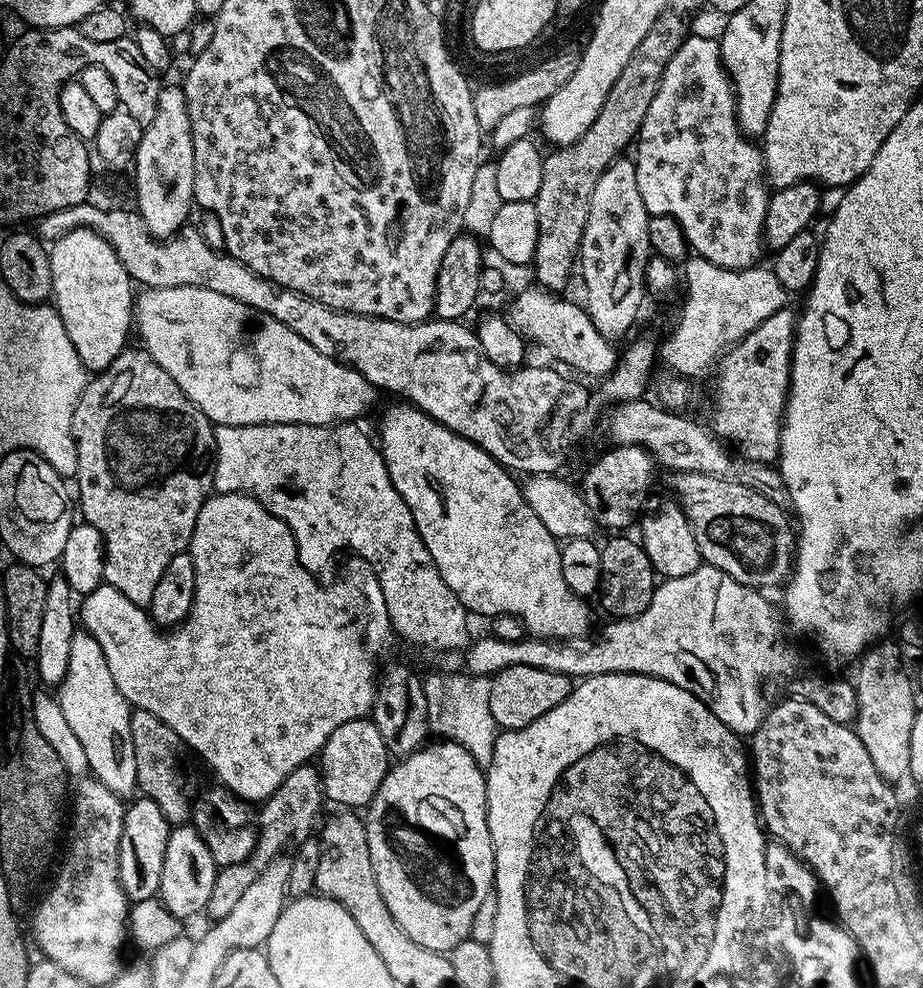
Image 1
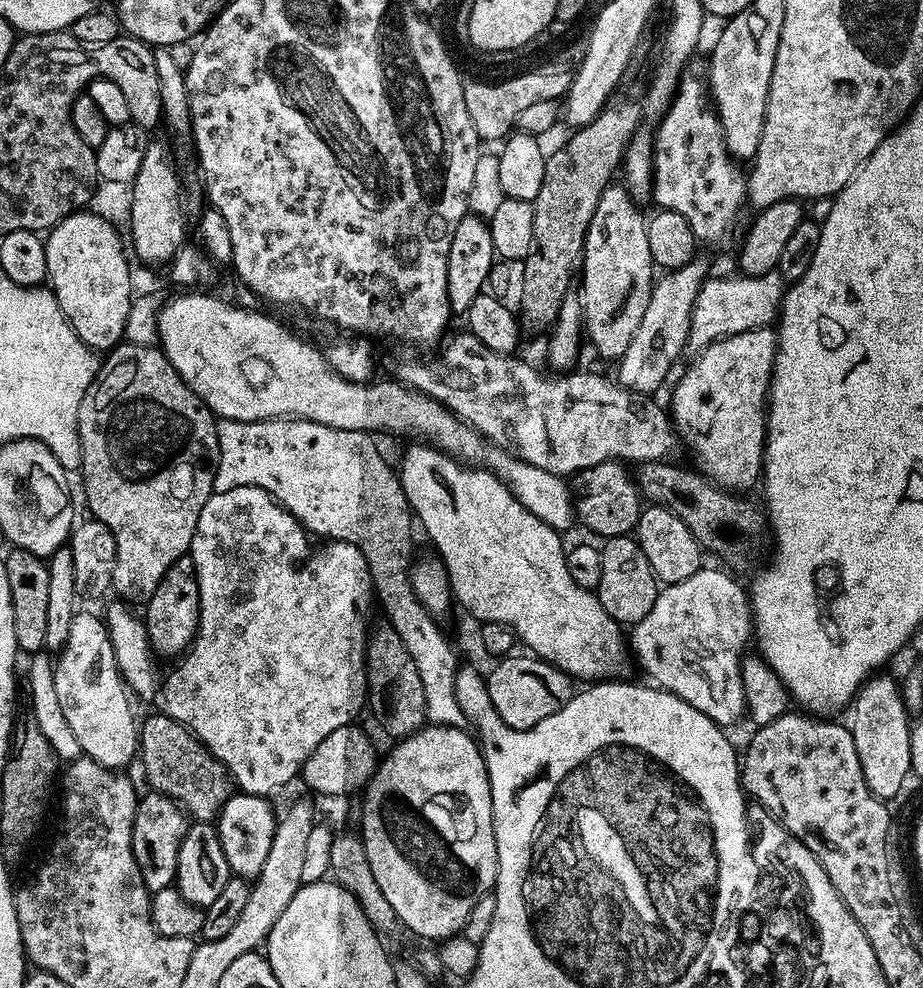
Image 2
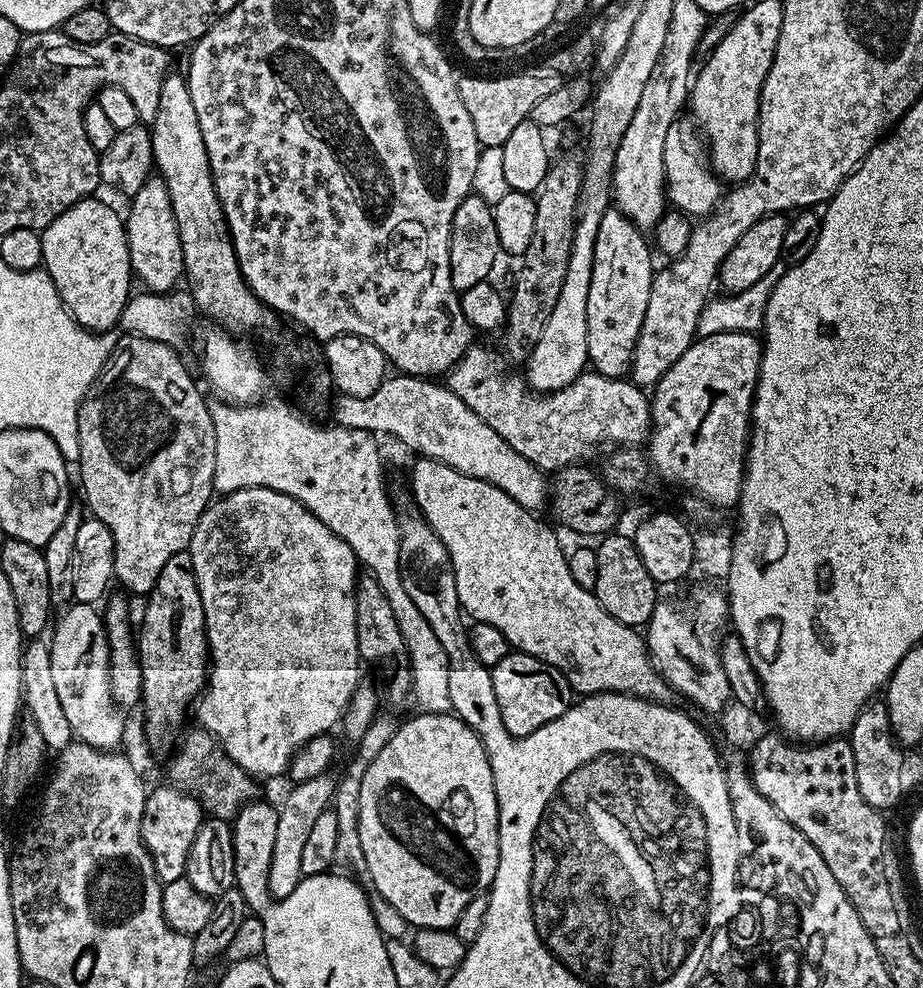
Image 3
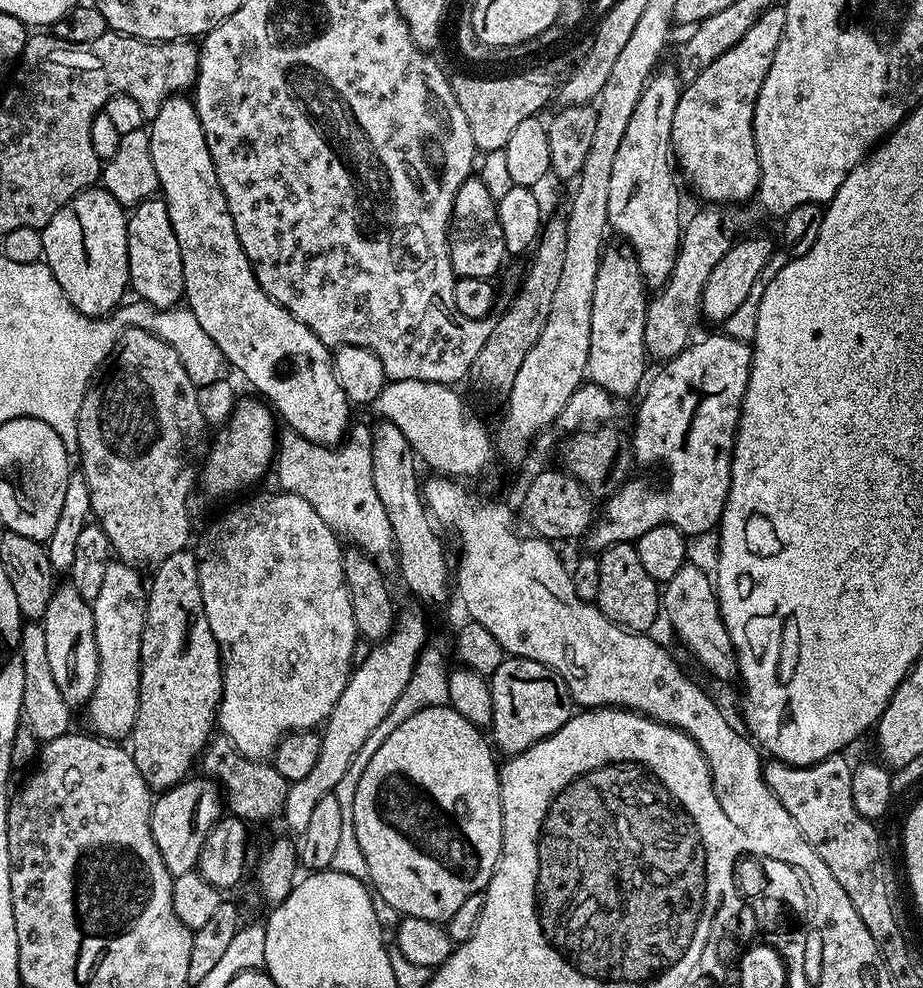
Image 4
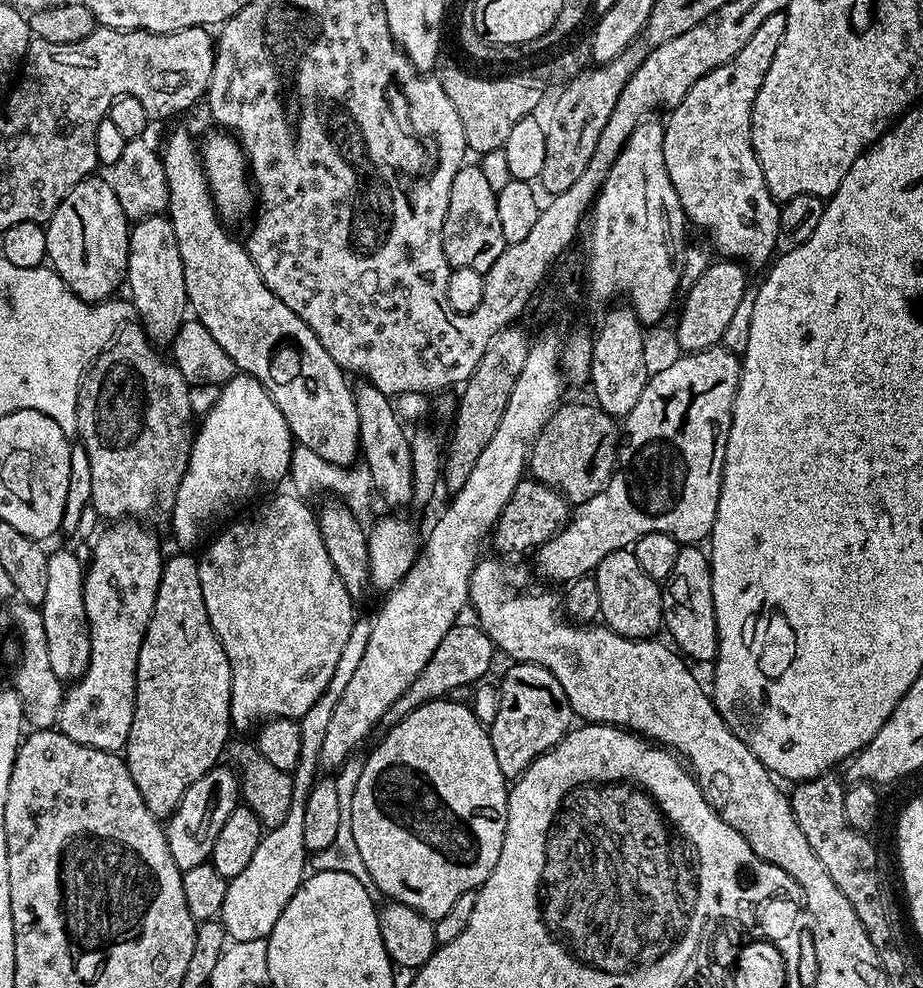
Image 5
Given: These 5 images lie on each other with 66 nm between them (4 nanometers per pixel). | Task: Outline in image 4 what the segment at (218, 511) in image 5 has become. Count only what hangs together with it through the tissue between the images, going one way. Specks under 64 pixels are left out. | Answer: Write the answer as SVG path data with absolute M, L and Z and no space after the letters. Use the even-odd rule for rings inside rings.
M244 400L230 412L223 425L225 428L217 434L212 449L209 452L207 449L206 459L198 472L198 484L212 496L228 496L231 492L240 492L250 487L255 480L262 479L267 472L269 475L273 467L278 451L278 431L272 421L274 412L267 403L256 400Z

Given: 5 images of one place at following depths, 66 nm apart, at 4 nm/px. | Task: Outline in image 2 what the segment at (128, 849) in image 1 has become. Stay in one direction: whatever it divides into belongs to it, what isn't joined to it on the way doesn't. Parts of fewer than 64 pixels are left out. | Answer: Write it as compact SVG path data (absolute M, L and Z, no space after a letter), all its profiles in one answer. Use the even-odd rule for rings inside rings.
M151 790L145 793L145 796L143 793L139 797L134 814L132 853L149 893L160 894L164 889L173 887L178 866L178 850L190 820L170 797Z

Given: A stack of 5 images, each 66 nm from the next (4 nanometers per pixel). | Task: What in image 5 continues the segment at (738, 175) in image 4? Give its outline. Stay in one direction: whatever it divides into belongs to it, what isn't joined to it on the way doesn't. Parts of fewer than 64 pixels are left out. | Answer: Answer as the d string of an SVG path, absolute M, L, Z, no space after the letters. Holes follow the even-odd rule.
M787 11L770 14L730 62L690 86L686 98L667 113L664 124L662 158L666 158L666 174L670 174L687 223L701 228L721 257L739 260L749 269L763 269L777 255L776 243L782 240L780 204L770 194L754 154L752 111L778 42L786 34L787 17Z

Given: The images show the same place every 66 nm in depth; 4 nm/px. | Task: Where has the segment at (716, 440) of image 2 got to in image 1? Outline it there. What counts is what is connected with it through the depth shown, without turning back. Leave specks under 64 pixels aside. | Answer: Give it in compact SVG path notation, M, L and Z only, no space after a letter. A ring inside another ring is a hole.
M788 306L782 307L776 313L772 314L770 318L766 318L756 330L752 330L750 334L746 334L746 338L742 338L736 343L735 347L728 349L728 351L720 357L714 369L716 381L712 384L713 412L712 424L710 423L711 431L715 433L721 441L727 442L729 445L740 444L740 452L745 456L743 459L753 464L775 465L780 458L780 427L784 424L784 407L788 401L788 383L790 382L790 370L792 369L792 347L796 341L796 321L798 319L797 313L795 311L791 312L790 309L791 307Z

